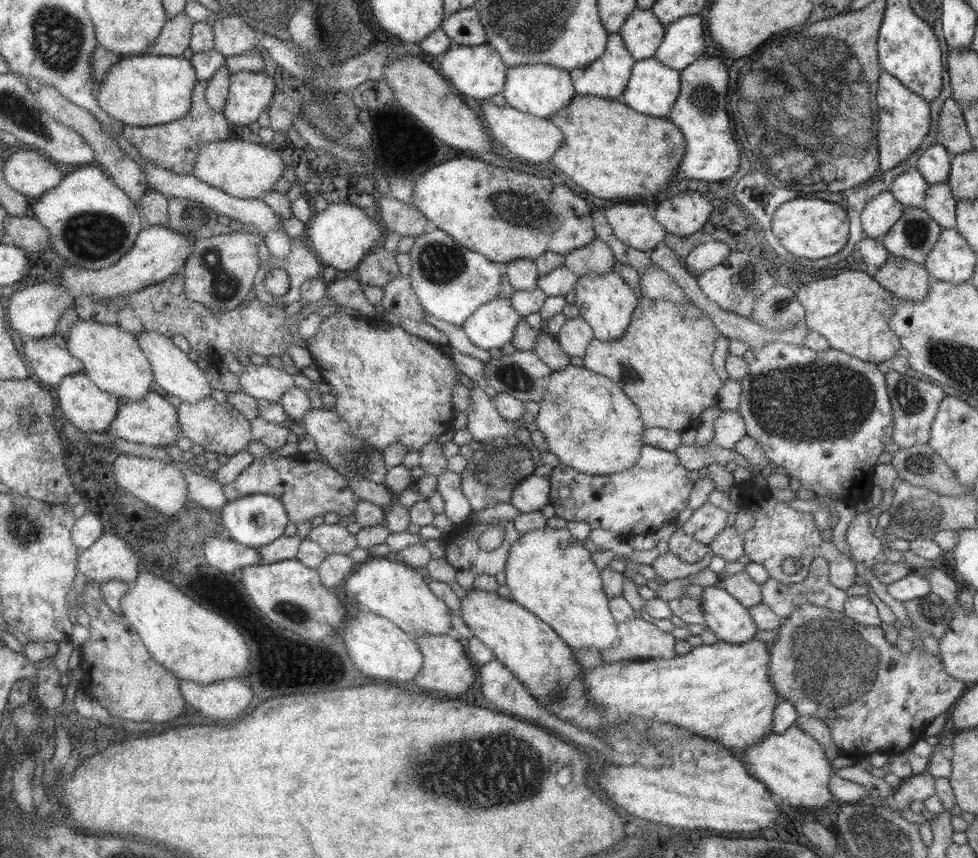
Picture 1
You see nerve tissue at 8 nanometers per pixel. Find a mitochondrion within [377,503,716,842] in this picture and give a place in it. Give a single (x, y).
(493, 770)

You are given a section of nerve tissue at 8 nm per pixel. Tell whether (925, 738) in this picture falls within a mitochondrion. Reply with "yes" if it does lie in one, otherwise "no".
no

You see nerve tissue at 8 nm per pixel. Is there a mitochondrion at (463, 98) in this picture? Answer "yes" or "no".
no

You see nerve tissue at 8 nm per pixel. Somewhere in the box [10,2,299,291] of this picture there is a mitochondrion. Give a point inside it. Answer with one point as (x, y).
(58, 36)

